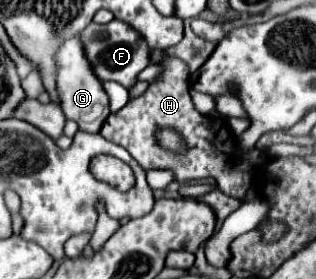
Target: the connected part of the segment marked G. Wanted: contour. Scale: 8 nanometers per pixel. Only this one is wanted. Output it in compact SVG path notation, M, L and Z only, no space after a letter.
M80 33L70 37L70 39L66 39L58 47L54 63L56 63L56 91L60 95L60 107L62 107L64 115L68 119L78 121L82 131L98 133L102 123L104 123L104 119L110 115L108 95L106 95L104 87L102 87L102 81L96 77L96 73L92 73L90 61L86 61Z

